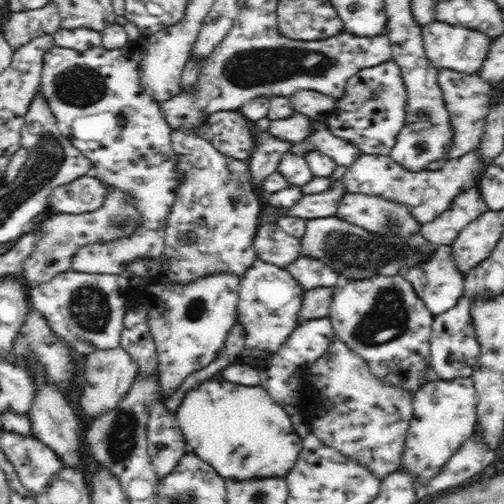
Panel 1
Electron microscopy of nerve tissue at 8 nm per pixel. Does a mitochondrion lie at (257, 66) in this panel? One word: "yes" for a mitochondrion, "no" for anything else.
yes

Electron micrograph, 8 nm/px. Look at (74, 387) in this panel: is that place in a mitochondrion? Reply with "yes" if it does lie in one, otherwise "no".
no

